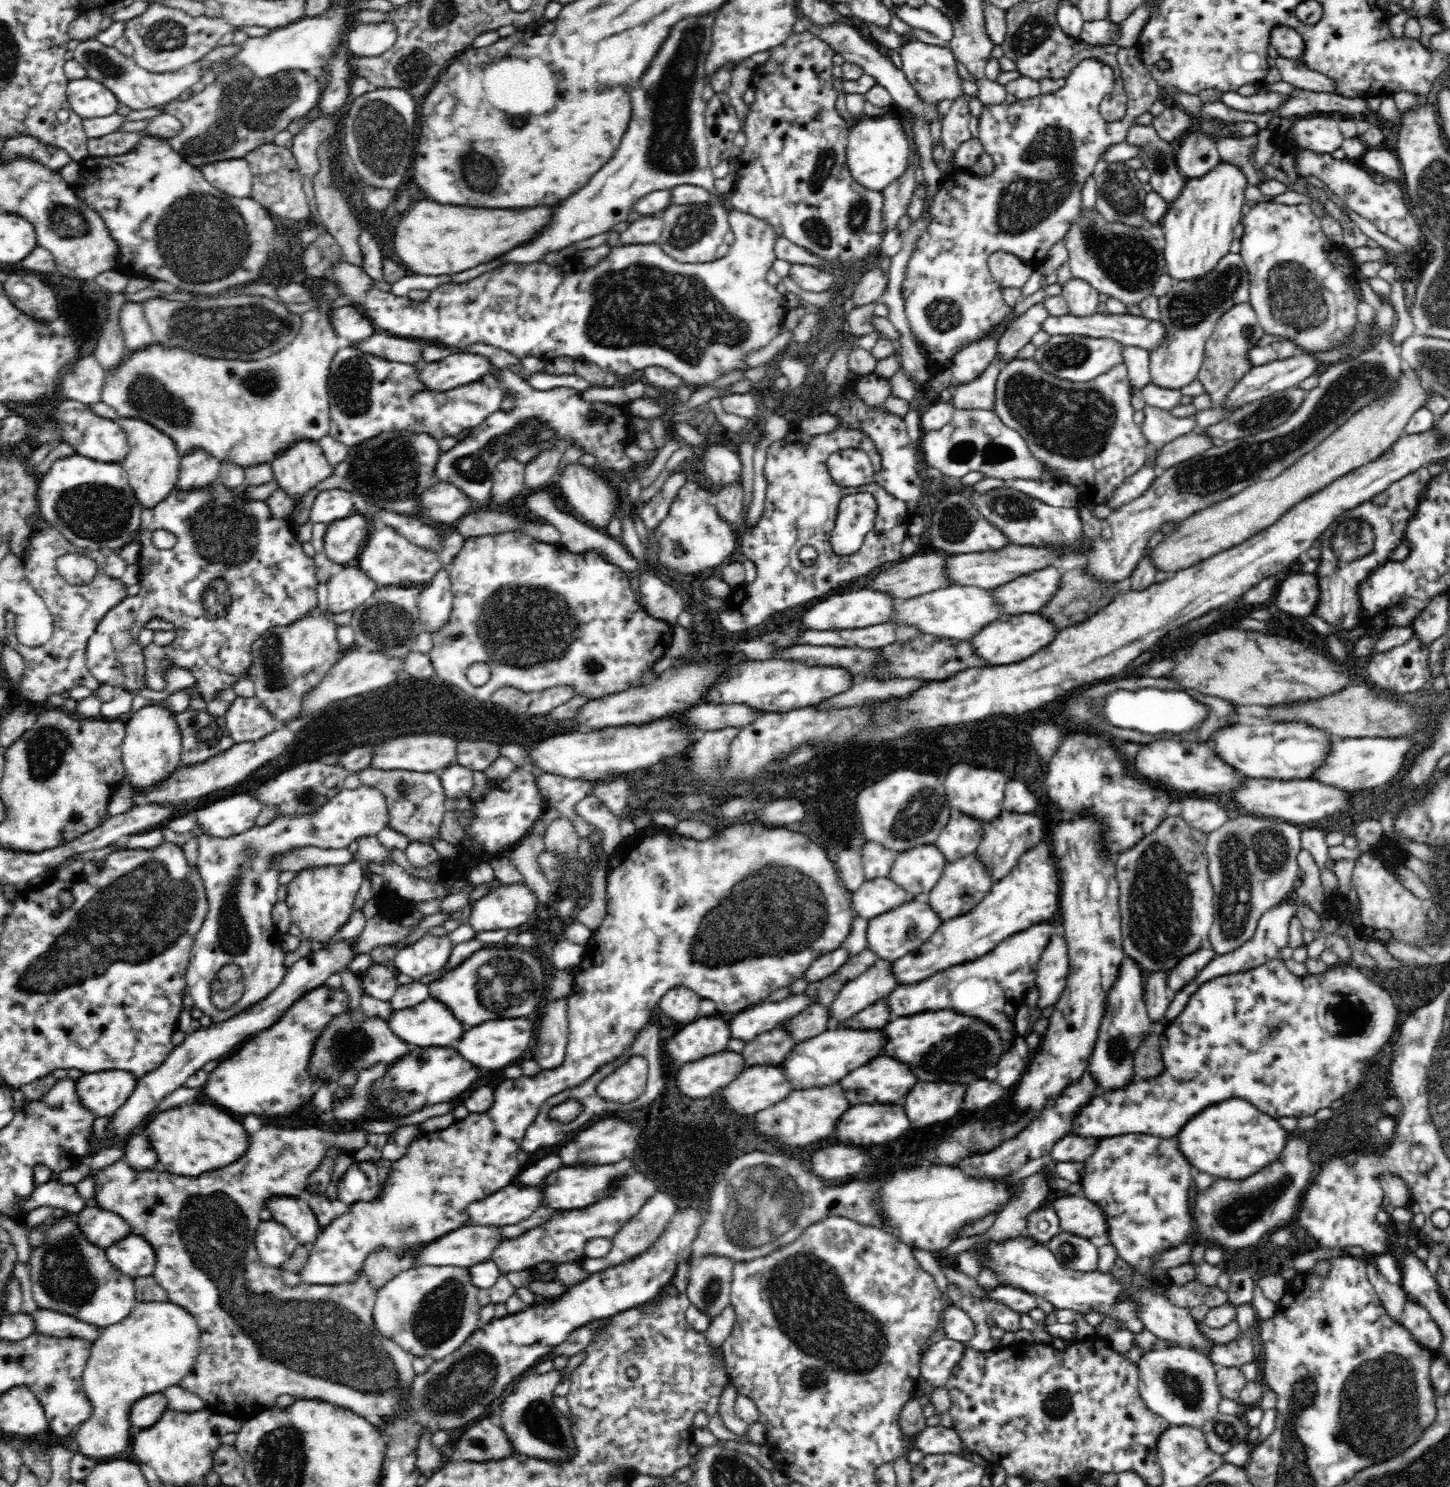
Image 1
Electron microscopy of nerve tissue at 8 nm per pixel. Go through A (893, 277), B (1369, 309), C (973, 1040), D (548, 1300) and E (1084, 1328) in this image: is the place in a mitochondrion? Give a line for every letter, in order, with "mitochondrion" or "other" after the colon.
A: other
B: other
C: mitochondrion
D: other
E: other

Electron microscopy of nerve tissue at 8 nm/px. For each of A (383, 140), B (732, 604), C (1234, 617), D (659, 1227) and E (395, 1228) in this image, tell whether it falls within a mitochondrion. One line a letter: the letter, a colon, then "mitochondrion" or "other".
A: mitochondrion
B: other
C: other
D: other
E: mitochondrion

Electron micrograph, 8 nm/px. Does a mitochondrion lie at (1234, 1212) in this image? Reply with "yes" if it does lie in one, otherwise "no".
yes

